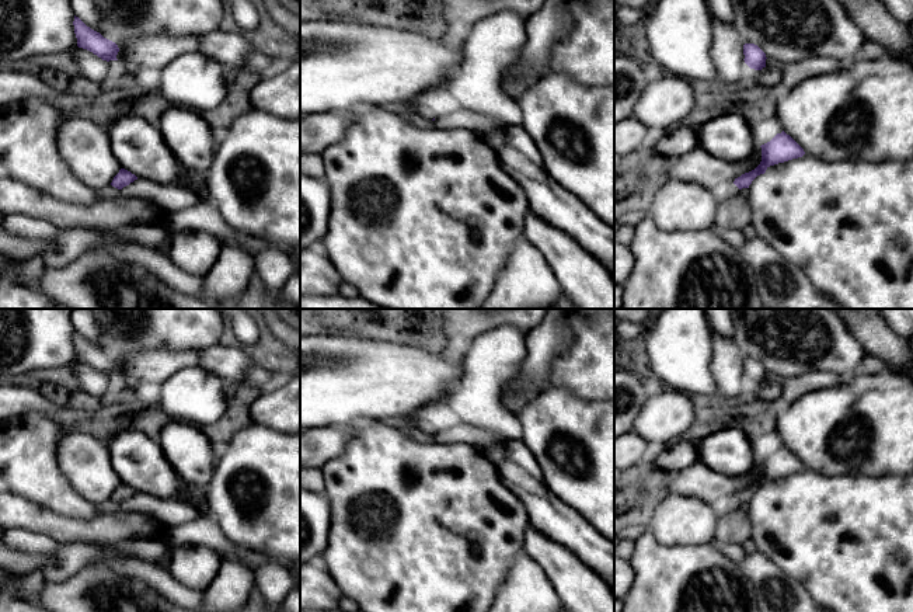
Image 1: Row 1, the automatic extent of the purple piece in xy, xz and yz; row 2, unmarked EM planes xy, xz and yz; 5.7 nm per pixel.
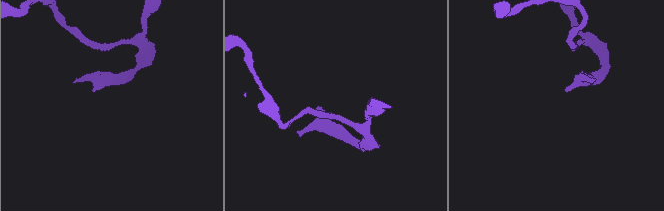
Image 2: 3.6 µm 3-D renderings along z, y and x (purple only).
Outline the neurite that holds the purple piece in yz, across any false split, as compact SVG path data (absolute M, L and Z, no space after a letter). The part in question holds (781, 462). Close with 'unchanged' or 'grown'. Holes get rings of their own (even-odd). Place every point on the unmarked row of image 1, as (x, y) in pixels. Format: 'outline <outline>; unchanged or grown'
outline M784 445L777 448L770 456L760 460L762 462L762 476L760 479L749 486L735 493L735 495L726 500L722 505L722 511L733 511L739 508L742 503L749 503L752 495L764 488L770 480L784 477L792 473L802 472L805 469L804 463Z; grown

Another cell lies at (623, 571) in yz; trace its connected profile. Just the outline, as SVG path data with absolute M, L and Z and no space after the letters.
M614 554L614 599L624 599L633 587L634 570L628 560Z

